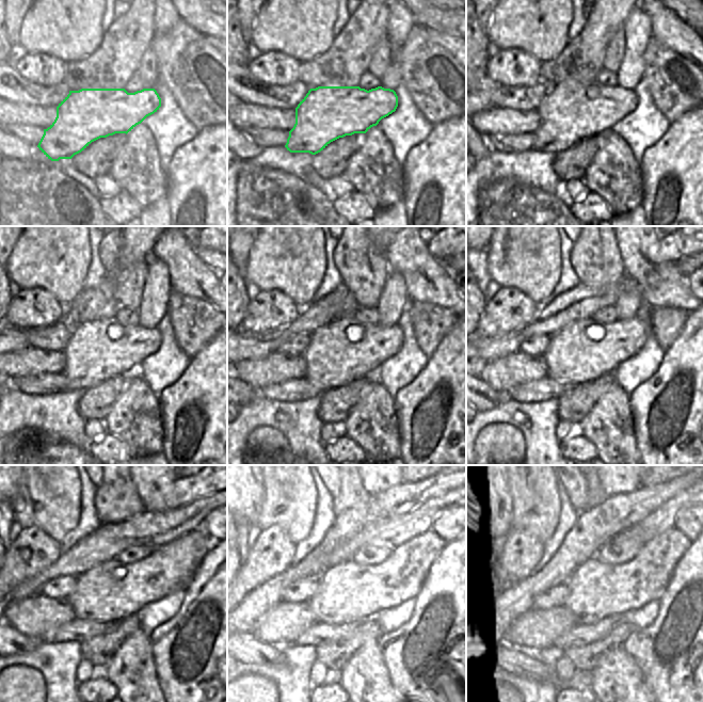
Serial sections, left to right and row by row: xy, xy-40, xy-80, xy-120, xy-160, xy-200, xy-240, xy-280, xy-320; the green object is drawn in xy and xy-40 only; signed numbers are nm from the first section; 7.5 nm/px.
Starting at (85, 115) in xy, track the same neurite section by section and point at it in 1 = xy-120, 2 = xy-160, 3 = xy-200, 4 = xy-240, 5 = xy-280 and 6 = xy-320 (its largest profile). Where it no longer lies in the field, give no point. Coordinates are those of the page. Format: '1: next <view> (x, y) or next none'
1: next xy-120 (97, 351)
2: next xy-160 (345, 350)
3: next xy-200 (586, 350)
4: next xy-240 (112, 590)
5: next xy-280 (347, 592)
6: next xy-320 (596, 590)

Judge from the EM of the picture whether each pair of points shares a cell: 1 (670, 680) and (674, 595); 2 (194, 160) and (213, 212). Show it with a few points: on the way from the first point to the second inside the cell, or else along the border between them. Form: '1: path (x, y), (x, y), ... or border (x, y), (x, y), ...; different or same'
1: path (675, 658), (675, 617); same
2: path (207, 173), (213, 179), (213, 200); same

